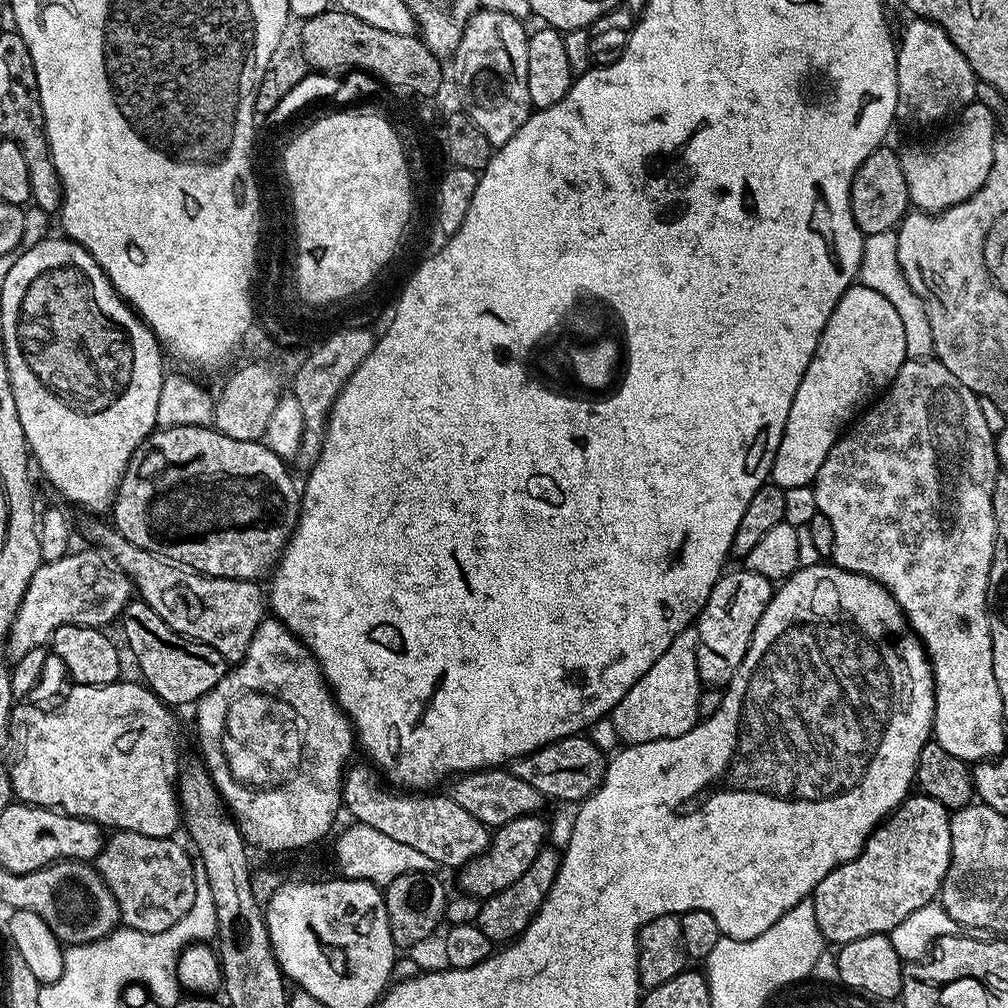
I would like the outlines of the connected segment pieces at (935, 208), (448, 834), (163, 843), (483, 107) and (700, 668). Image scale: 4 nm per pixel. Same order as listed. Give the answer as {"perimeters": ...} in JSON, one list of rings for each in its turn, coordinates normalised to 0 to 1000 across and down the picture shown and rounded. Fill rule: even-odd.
{"perimeters":[[[[965,101],[947,116],[944,128],[938,135],[925,139],[922,143],[905,143],[898,151],[892,152],[895,173],[899,173],[902,199],[914,210],[932,210],[946,204],[958,196],[962,196],[978,181],[982,169],[986,165],[986,145],[990,138],[988,119],[985,108],[979,103]]],[[[364,757],[352,758],[342,765],[339,791],[340,801],[349,809],[348,813],[352,816],[371,819],[371,823],[377,824],[378,827],[384,827],[394,835],[423,847],[438,862],[455,863],[484,842],[484,818],[474,815],[470,808],[458,804],[458,800],[454,800],[454,796],[450,796],[447,789],[429,790],[433,788],[390,785],[372,761]]],[[[118,823],[104,832],[103,842],[95,850],[93,860],[107,876],[107,882],[119,900],[119,912],[126,920],[145,927],[157,927],[169,923],[169,919],[195,900],[196,861],[188,842],[183,842],[177,834],[175,831],[149,831],[145,827]]],[[[485,8],[474,10],[466,18],[466,22],[462,26],[462,30],[458,34],[458,42],[452,48],[450,60],[456,63],[456,91],[460,94],[460,107],[464,118],[470,121],[470,125],[474,125],[474,129],[478,129],[478,133],[482,133],[482,137],[488,143],[489,148],[497,147],[502,141],[506,141],[506,137],[510,137],[510,133],[514,133],[514,129],[519,125],[524,116],[528,114],[530,108],[526,101],[526,85],[522,85],[522,54],[524,53],[525,29],[520,29],[521,25],[506,14],[498,14],[494,10],[486,10]]],[[[722,565],[715,570],[708,585],[704,585],[700,601],[688,616],[692,627],[691,667],[698,681],[707,679],[711,685],[721,681],[732,661],[736,661],[736,653],[740,653],[744,633],[752,621],[752,613],[756,613],[768,586],[767,576],[756,573],[756,569],[733,566]]]]}

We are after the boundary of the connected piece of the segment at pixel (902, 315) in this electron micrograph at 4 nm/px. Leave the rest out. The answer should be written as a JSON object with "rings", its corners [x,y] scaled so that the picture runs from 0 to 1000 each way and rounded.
{"rings":[[[888,229],[867,232],[858,237],[851,278],[852,281],[863,284],[863,288],[871,288],[871,292],[875,292],[875,296],[879,296],[887,304],[887,308],[891,308],[891,316],[895,319],[895,327],[899,327],[899,347],[902,354],[924,354],[926,348],[923,319],[917,307],[917,301],[905,287],[903,280],[899,280],[893,267]]]}

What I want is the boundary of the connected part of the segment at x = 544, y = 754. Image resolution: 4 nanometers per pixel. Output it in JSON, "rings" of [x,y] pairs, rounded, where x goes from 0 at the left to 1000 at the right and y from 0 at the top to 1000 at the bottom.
{"rings":[[[579,728],[563,730],[527,746],[525,750],[515,750],[507,755],[506,764],[514,772],[518,772],[518,776],[526,776],[526,780],[530,780],[530,784],[537,786],[542,792],[548,793],[549,790],[552,794],[578,796],[599,775],[601,761],[601,750],[595,747],[595,742],[589,735],[582,734],[581,731]]]}

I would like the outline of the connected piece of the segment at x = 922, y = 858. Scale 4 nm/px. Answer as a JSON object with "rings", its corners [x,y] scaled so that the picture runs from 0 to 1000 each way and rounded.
{"rings":[[[916,788],[902,789],[889,801],[880,814],[867,822],[859,839],[845,852],[819,867],[812,875],[804,892],[808,895],[808,911],[812,911],[813,926],[822,938],[842,937],[851,931],[866,929],[872,925],[884,927],[891,915],[903,911],[907,903],[926,896],[932,890],[933,880],[942,859],[942,806],[927,792]]]}

